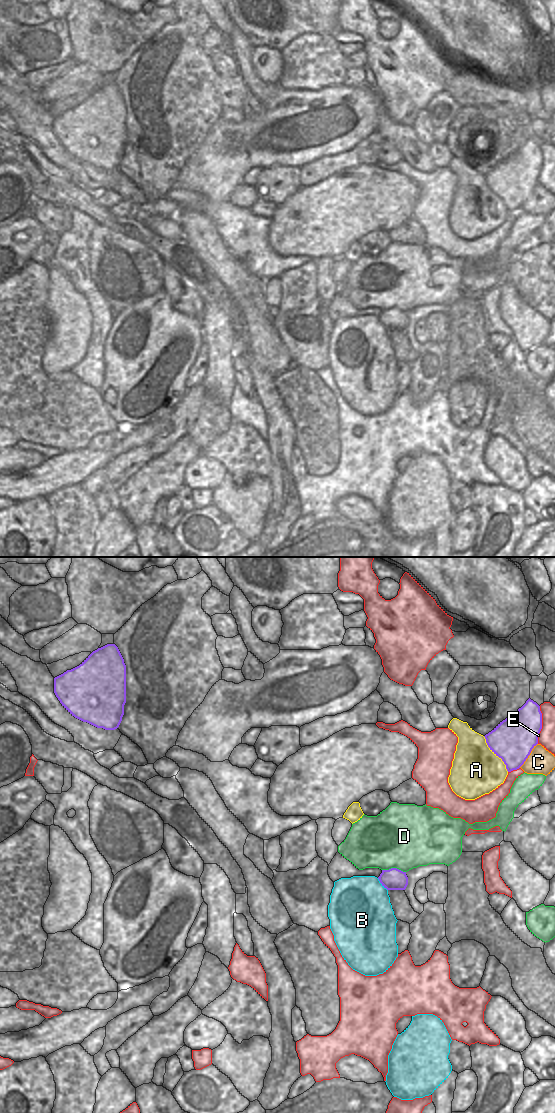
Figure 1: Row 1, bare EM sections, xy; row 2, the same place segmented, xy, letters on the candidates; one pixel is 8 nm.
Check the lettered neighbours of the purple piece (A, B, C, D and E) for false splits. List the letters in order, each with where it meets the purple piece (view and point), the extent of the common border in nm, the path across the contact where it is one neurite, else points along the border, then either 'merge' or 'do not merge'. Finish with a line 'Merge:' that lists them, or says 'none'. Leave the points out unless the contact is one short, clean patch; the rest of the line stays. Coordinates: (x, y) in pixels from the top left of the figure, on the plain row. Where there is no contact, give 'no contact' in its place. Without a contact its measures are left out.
A: meets purple in xy at (496, 194); contact 360 nm long; do not merge
B: meets purple in xy at (381, 323); contact 130 nm long; do not merge
C: meets purple in xy at (529, 194); contact 240 nm long; do not merge
D: meets purple in xy at (394, 308); contact 190 nm long; do not merge
E: meets purple in xy at (541, 165); contact 300 nm long; do not merge
Merge: none

